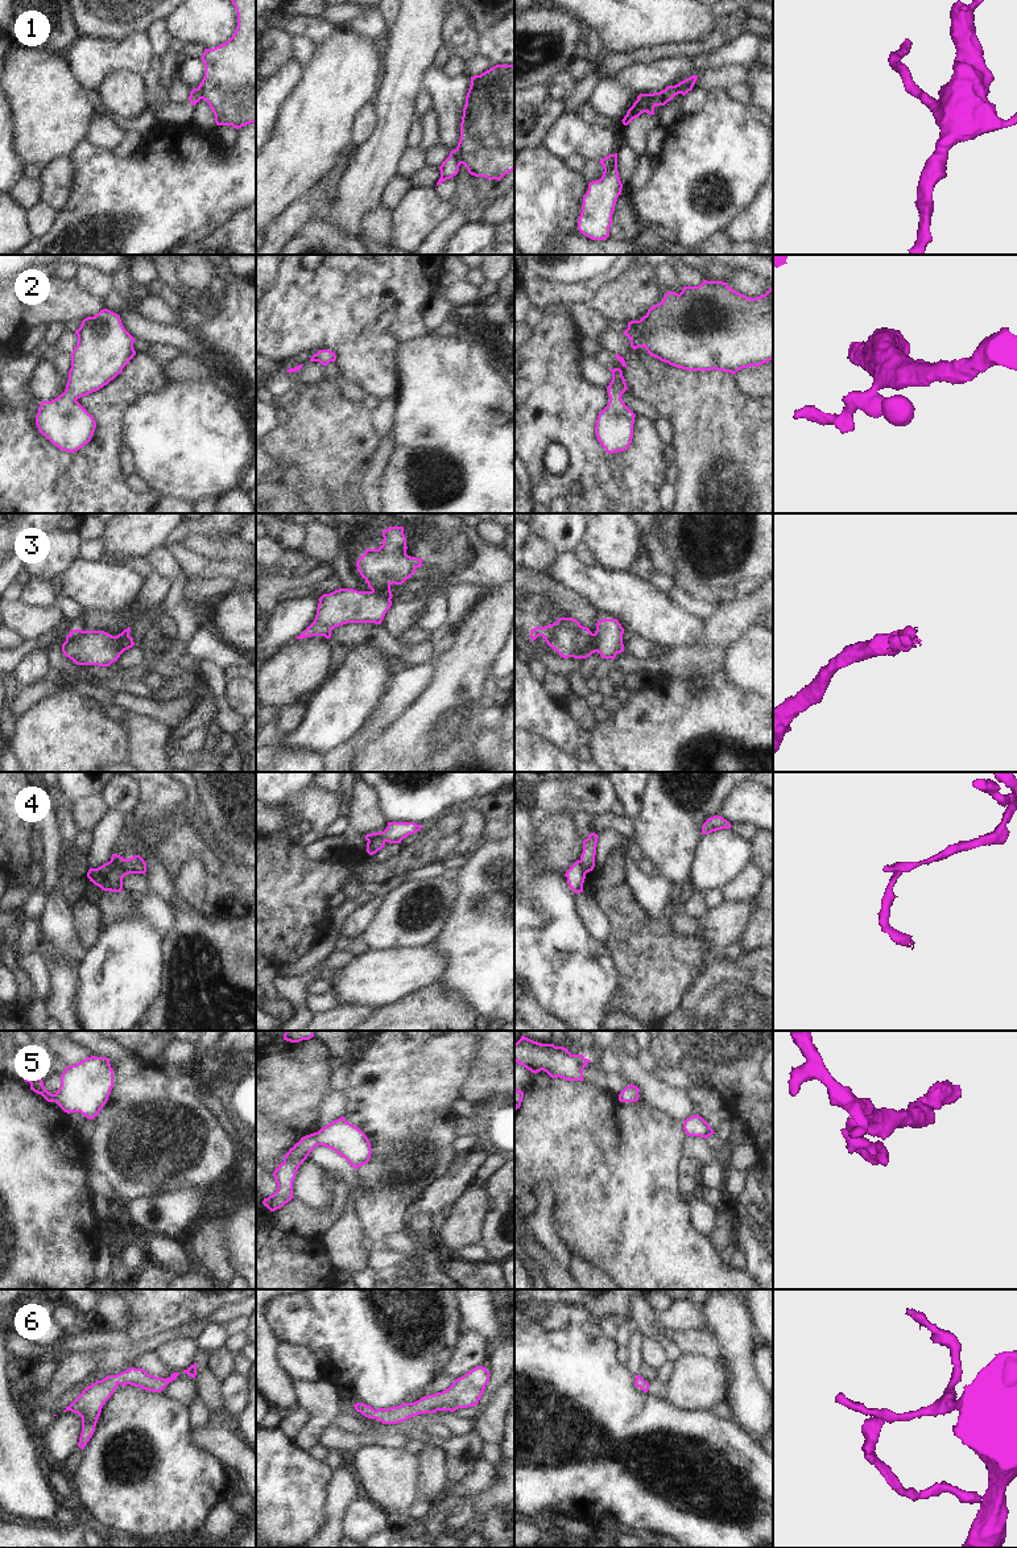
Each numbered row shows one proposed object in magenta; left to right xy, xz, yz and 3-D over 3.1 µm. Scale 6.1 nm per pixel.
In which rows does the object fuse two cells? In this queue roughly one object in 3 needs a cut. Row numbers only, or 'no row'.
1, 3, 4

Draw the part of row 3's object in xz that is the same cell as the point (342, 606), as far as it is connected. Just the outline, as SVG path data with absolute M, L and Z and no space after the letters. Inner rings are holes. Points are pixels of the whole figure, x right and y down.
M339 589L323 594L319 599L314 622L295 639L311 636L331 637L335 627L347 623L381 624L386 611L392 606L376 591L357 591L354 589Z

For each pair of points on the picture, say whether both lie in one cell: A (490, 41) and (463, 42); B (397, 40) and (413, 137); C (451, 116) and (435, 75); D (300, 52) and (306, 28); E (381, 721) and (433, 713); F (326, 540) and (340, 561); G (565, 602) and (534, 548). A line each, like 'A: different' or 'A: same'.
A: different
B: different
C: same
D: different
E: different
F: different
G: different

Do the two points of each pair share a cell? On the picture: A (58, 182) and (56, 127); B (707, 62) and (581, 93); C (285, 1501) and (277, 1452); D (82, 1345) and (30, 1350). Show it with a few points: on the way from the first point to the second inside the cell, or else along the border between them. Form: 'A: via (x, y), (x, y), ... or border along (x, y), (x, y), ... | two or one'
A: border along (66, 156), (52, 160), (44, 168) | two
B: border along (621, 70), (614, 77), (603, 78), (588, 100) | two
C: via (277, 1489), (277, 1464) | one
D: via (69, 1345), (44, 1350) | one

